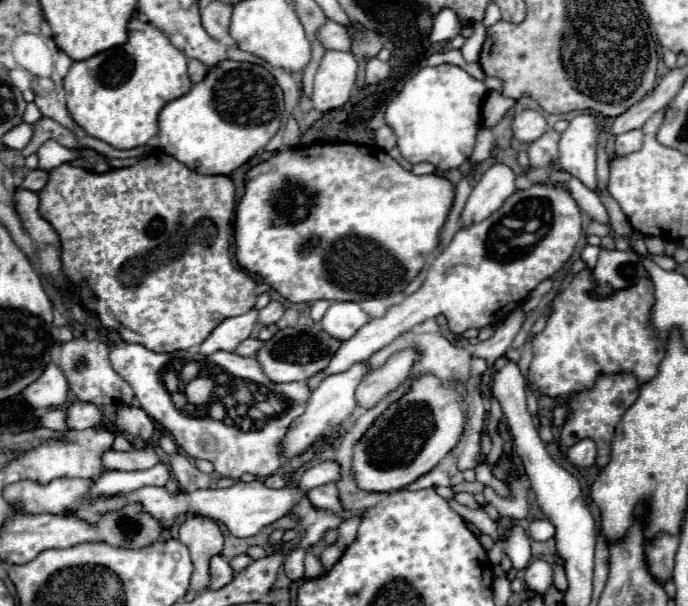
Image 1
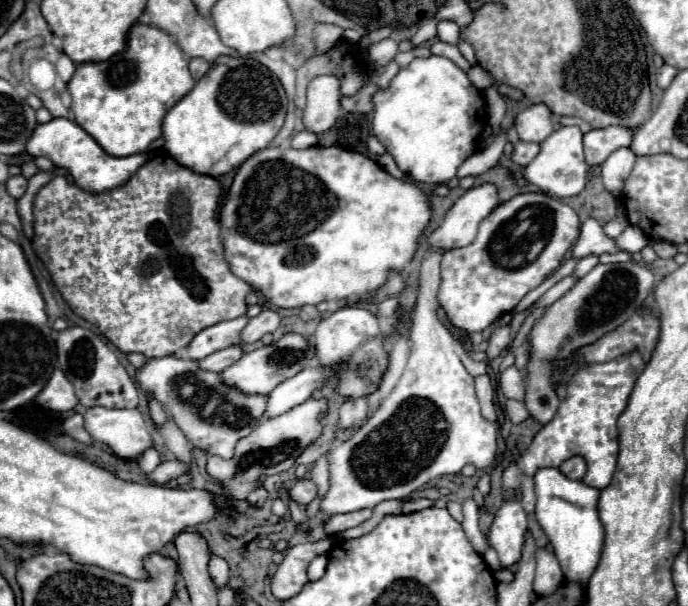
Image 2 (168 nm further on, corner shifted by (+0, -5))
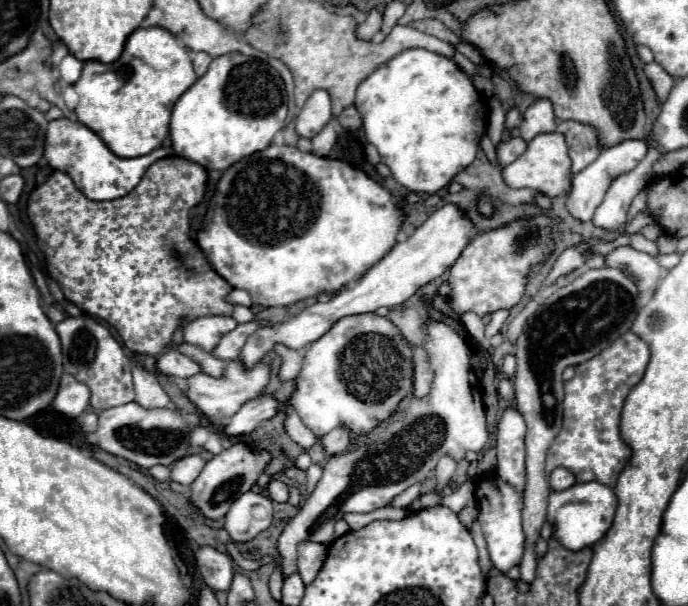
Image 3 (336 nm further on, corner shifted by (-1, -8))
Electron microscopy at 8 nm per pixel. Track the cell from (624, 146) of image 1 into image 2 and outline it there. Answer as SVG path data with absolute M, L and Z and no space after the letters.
M617 149L615 153L609 155L609 159L601 165L601 181L603 187L613 195L613 197L621 197L623 195L623 183L629 177L633 165L635 165L633 153L629 153L629 149Z

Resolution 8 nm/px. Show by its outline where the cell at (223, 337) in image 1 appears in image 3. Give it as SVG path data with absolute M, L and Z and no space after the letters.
M208 316L190 322L184 328L184 342L202 348L204 352L212 352L218 346L218 340L236 328L236 320L230 316Z

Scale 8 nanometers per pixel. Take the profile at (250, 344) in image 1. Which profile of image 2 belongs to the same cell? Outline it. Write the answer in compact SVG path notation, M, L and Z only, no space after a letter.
M239 345L235 347L227 347L227 349L221 349L221 351L215 351L211 355L207 355L205 359L199 361L199 367L205 369L205 371L221 371L229 365L233 365L233 361L239 361L243 355L243 349Z

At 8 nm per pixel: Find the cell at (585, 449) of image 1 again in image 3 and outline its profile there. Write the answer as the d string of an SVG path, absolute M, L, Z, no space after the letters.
M556 468L550 474L550 486L554 490L566 490L566 488L570 488L574 484L576 484L576 476L568 468Z

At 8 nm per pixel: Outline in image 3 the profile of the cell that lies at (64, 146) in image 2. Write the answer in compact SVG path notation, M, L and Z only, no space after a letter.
M68 118L52 120L46 130L46 140L44 140L44 158L48 160L48 166L52 170L66 172L76 188L90 200L116 200L126 196L136 188L148 166L160 158L170 156L170 148L156 148L154 152L138 158L120 158L108 150L108 146L84 124L80 126L78 122L72 122Z

